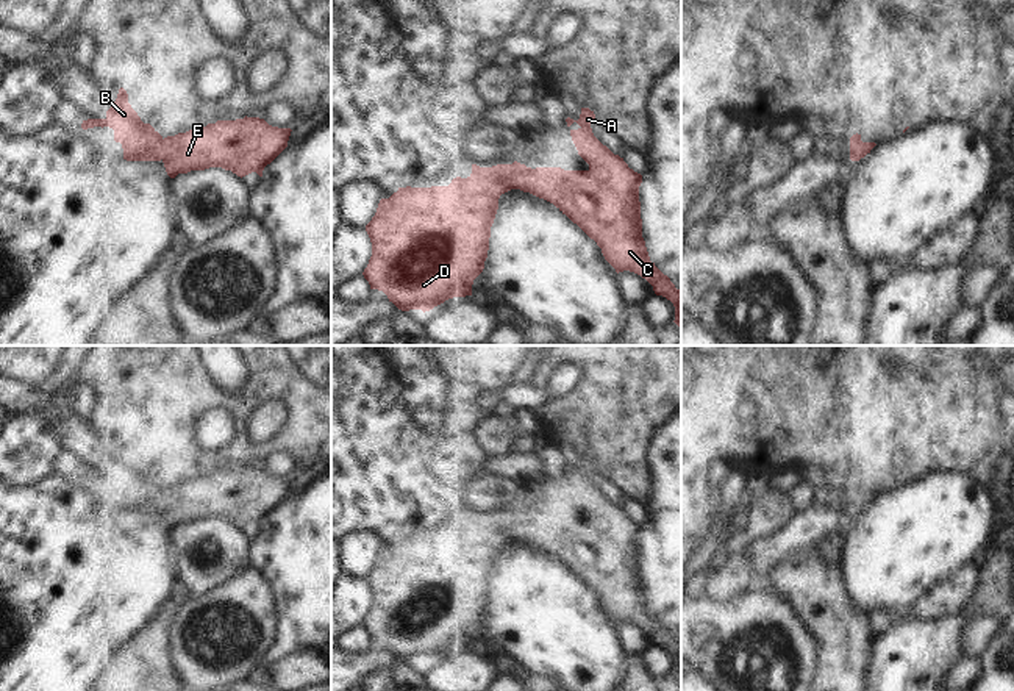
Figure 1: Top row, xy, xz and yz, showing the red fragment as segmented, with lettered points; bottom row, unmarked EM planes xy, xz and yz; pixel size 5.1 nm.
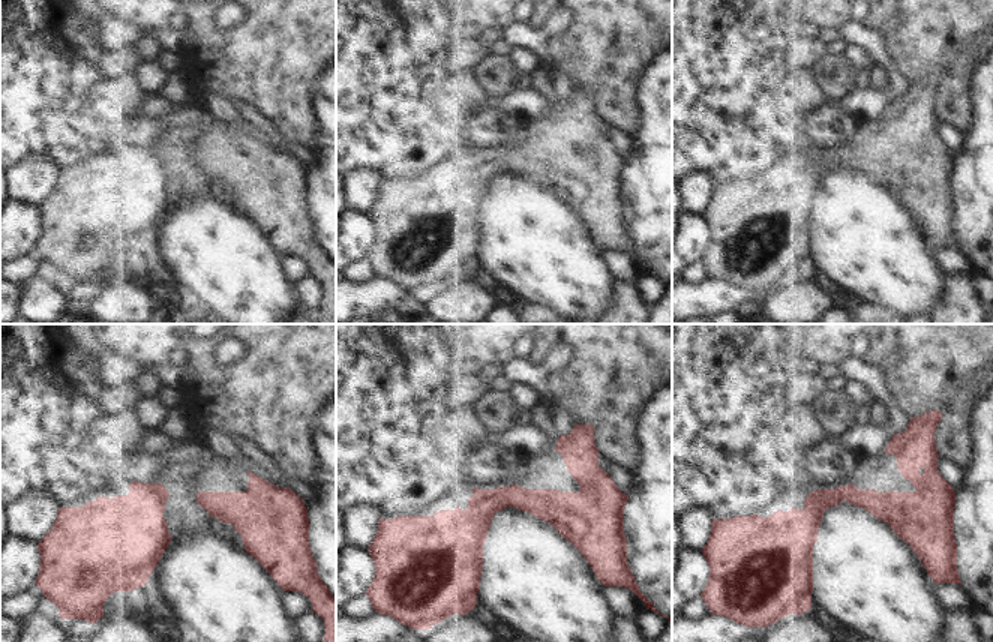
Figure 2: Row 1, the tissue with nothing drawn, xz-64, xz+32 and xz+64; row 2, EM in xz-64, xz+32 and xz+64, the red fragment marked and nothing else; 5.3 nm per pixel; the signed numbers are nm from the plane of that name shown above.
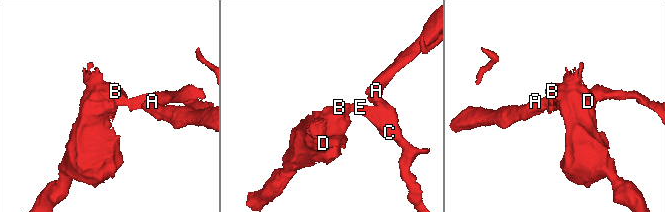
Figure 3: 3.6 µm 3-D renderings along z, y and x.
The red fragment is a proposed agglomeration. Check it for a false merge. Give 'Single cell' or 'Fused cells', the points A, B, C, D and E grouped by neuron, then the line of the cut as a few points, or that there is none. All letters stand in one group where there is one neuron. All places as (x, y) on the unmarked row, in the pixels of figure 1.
Single cell. Groups: A B C D E. No split

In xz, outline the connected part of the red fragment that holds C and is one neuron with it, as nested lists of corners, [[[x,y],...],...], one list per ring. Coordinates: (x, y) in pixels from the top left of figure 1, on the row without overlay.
[[[581,458],[581,464],[578,471],[573,471],[570,467],[566,469],[567,477],[570,477],[573,472],[580,475],[578,480],[570,480],[572,491],[578,500],[578,505],[589,514],[587,521],[564,521],[561,517],[527,517],[525,514],[520,514],[514,511],[512,514],[497,514],[492,517],[480,517],[477,514],[472,514],[472,524],[467,528],[456,527],[452,530],[448,536],[431,536],[431,538],[398,538],[397,542],[394,542],[389,549],[381,549],[377,558],[375,566],[372,571],[366,575],[366,582],[372,593],[372,607],[369,610],[367,618],[364,619],[362,625],[369,632],[370,639],[383,641],[389,652],[392,652],[398,660],[409,661],[409,660],[422,660],[430,661],[434,657],[444,653],[448,649],[453,647],[466,647],[472,646],[472,635],[473,630],[483,622],[484,611],[487,608],[489,600],[489,588],[491,588],[491,577],[494,574],[497,560],[498,560],[498,549],[502,544],[511,541],[511,539],[520,539],[523,542],[530,542],[539,549],[544,549],[550,553],[553,553],[562,564],[566,564],[573,574],[577,574],[591,589],[597,593],[597,596],[602,599],[602,603],[605,610],[616,619],[616,622],[630,621],[642,628],[645,628],[652,636],[656,646],[662,646],[667,650],[670,650],[675,657],[675,674],[681,678],[681,641],[675,638],[675,635],[670,632],[667,625],[664,625],[655,613],[650,611],[645,591],[642,588],[642,569],[641,569],[641,552],[639,552],[639,536],[642,533],[642,525],[634,522],[628,517],[628,514],[620,508],[619,505],[614,505],[606,496],[603,496],[592,483],[591,475],[597,472],[594,461],[589,458]]]

